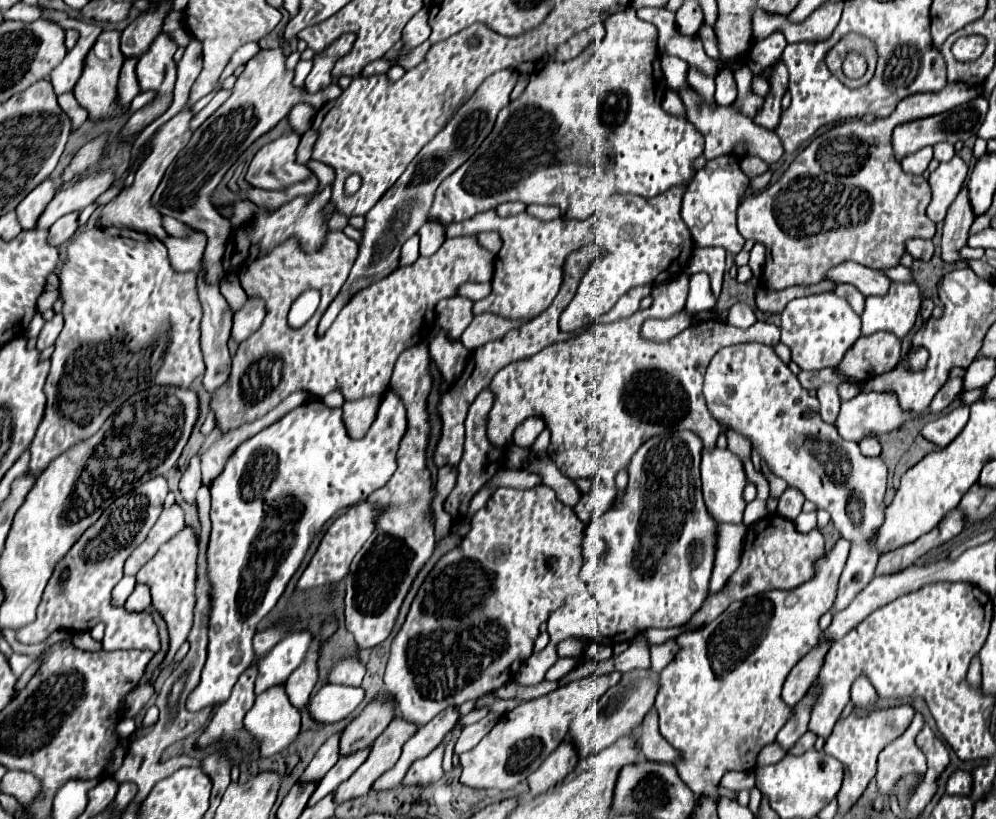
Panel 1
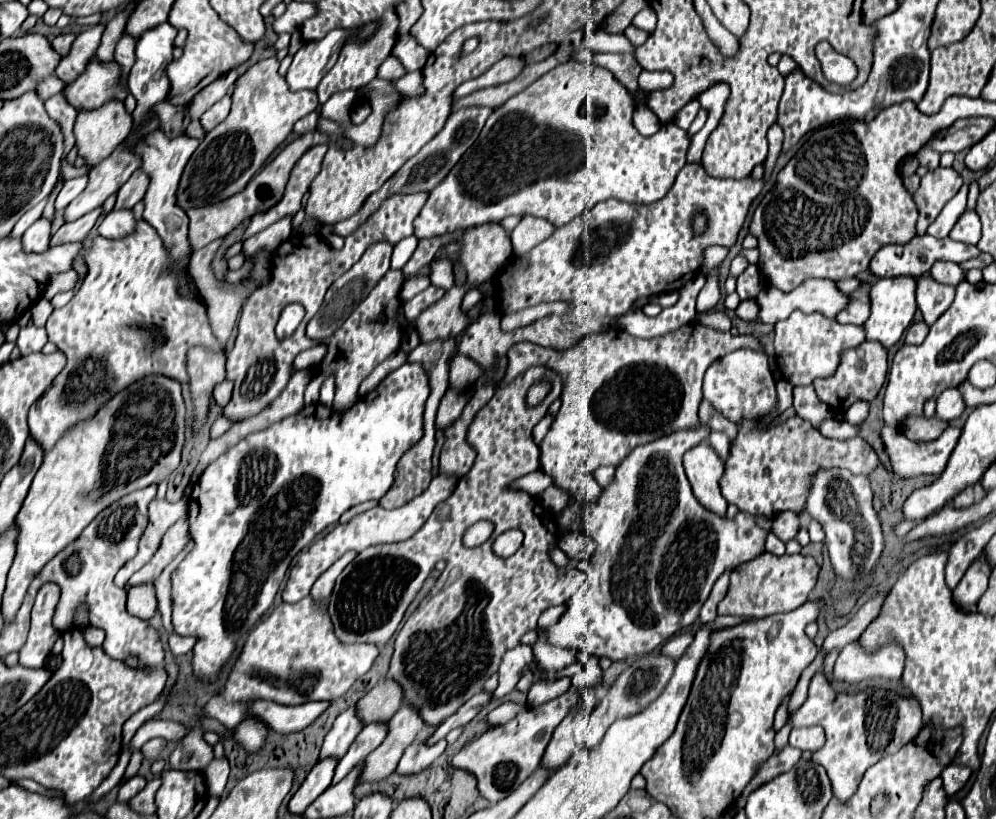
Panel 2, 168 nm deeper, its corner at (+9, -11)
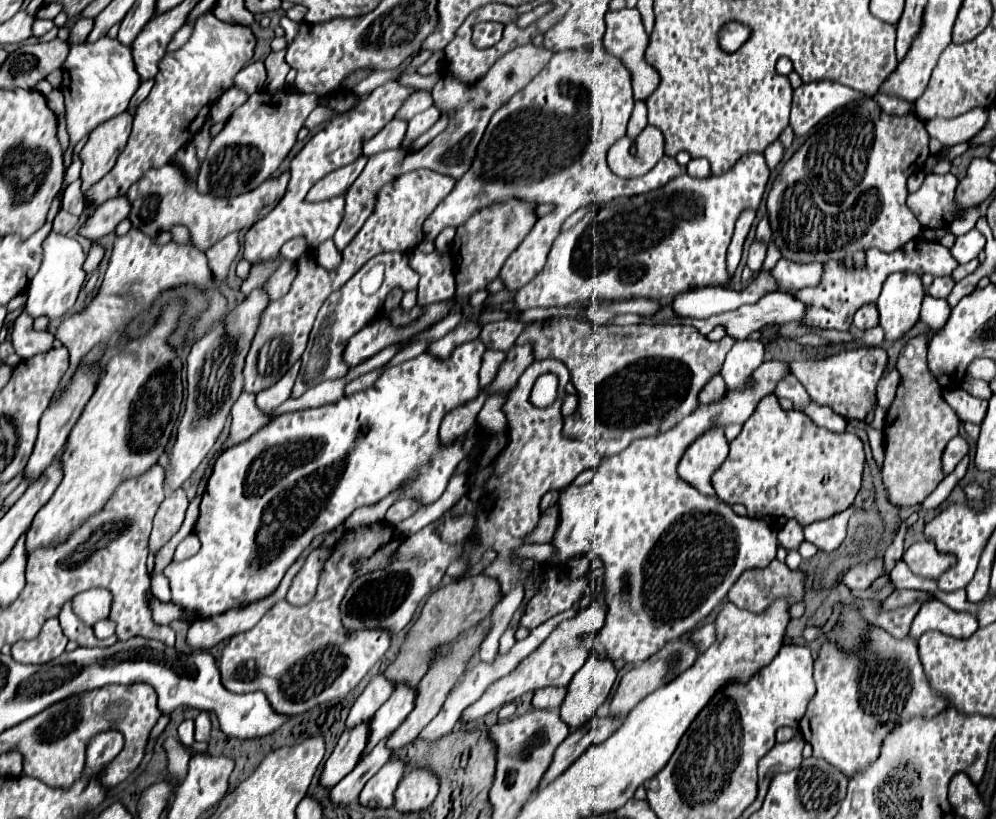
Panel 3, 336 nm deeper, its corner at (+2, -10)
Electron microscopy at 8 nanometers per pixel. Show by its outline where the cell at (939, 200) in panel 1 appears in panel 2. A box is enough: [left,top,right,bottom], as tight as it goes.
[913,168,963,236]

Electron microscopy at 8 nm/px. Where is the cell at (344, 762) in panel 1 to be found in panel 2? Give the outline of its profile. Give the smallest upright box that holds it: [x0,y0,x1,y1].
[333,722,389,784]

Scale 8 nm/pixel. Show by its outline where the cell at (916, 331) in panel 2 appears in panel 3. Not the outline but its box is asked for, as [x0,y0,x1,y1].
[884,333,960,505]

